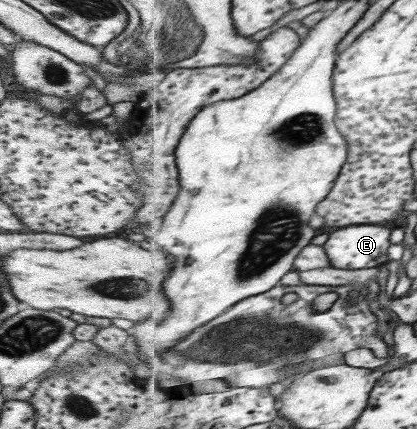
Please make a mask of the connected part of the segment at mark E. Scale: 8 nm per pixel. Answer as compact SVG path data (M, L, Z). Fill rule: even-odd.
M383 224L350 225L329 235L329 241L325 243L325 251L327 251L331 263L339 269L379 267L390 261L388 251L393 244L392 230L393 226L385 227Z

